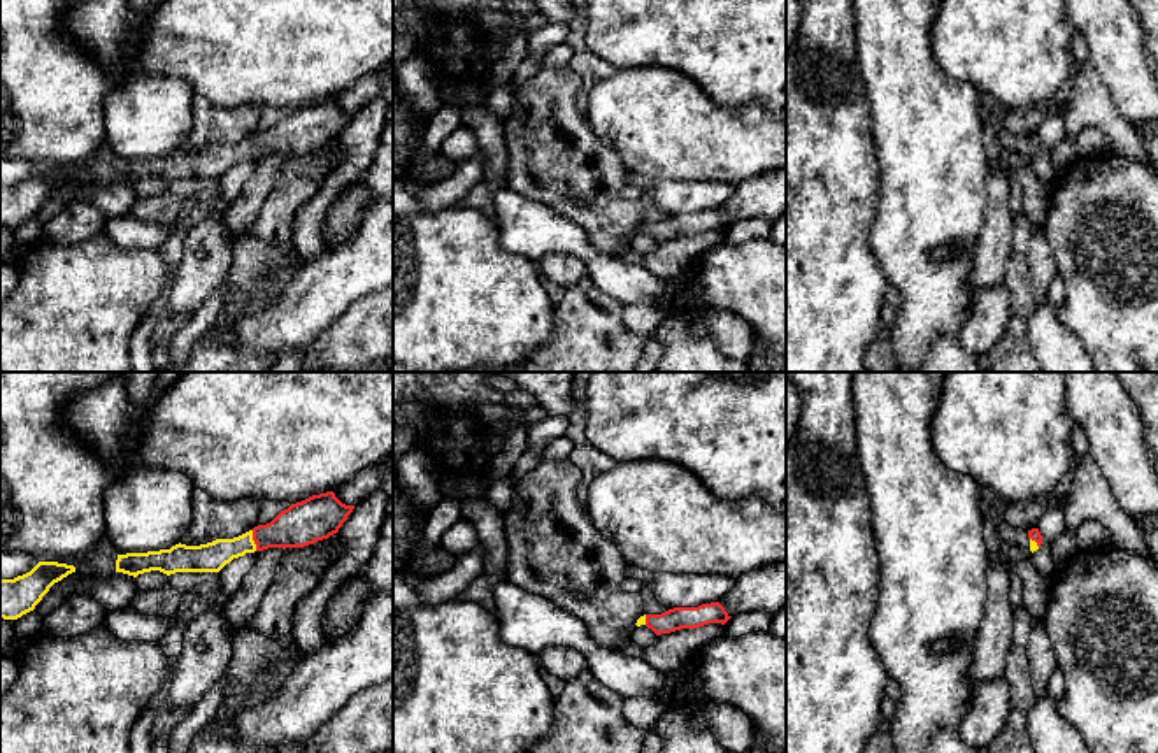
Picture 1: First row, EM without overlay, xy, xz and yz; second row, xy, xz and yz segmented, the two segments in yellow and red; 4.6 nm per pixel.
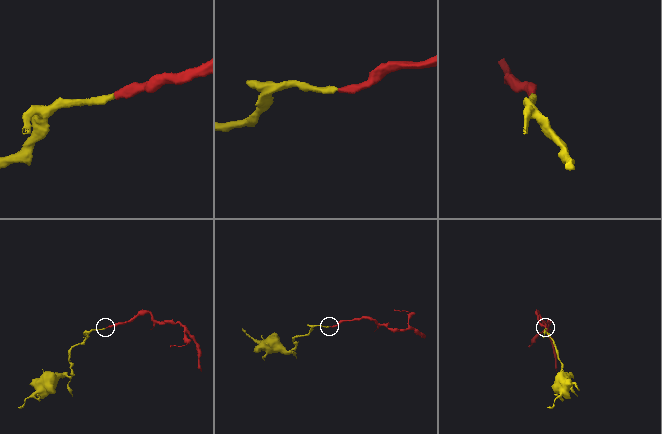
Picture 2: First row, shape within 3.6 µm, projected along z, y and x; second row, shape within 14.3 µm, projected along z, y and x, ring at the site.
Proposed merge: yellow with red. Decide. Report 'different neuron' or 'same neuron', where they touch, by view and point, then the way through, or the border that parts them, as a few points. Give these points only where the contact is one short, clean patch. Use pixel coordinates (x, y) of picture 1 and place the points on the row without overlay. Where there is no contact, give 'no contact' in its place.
same neuron | xy (253, 148) | across xy (211, 164), (253, 148), (302, 130)

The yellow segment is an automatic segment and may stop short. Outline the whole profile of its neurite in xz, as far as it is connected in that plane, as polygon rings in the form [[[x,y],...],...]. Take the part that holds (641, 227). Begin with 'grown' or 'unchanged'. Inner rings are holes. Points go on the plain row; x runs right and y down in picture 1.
grown; [[[719,209],[702,211],[698,214],[674,214],[661,221],[644,221],[637,233],[646,232],[656,242],[670,240],[681,235],[698,235],[709,230],[725,232],[732,223]]]

